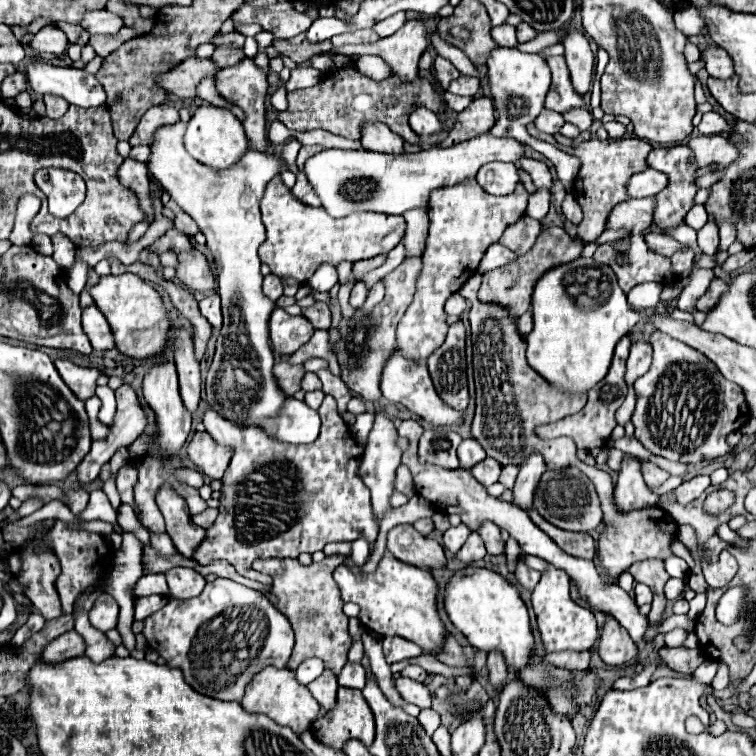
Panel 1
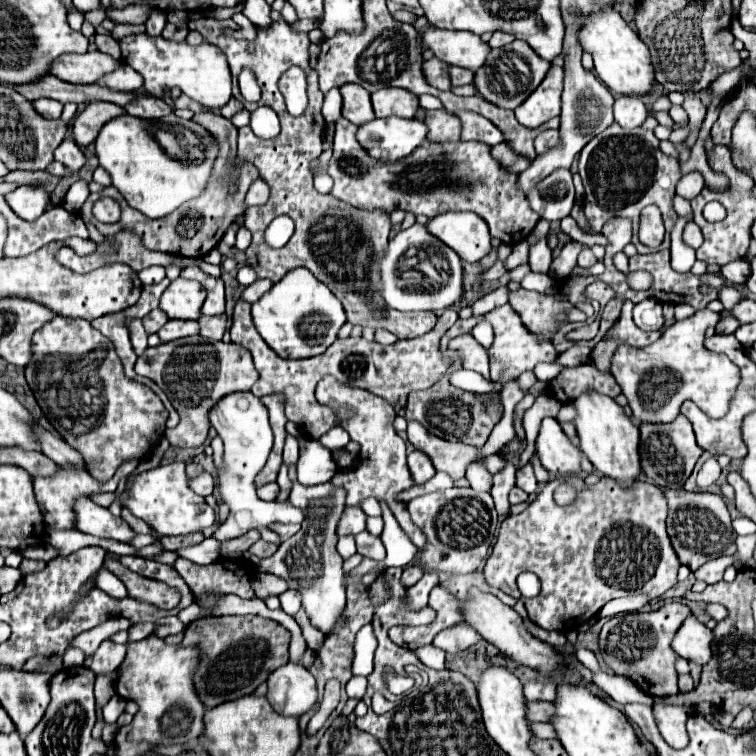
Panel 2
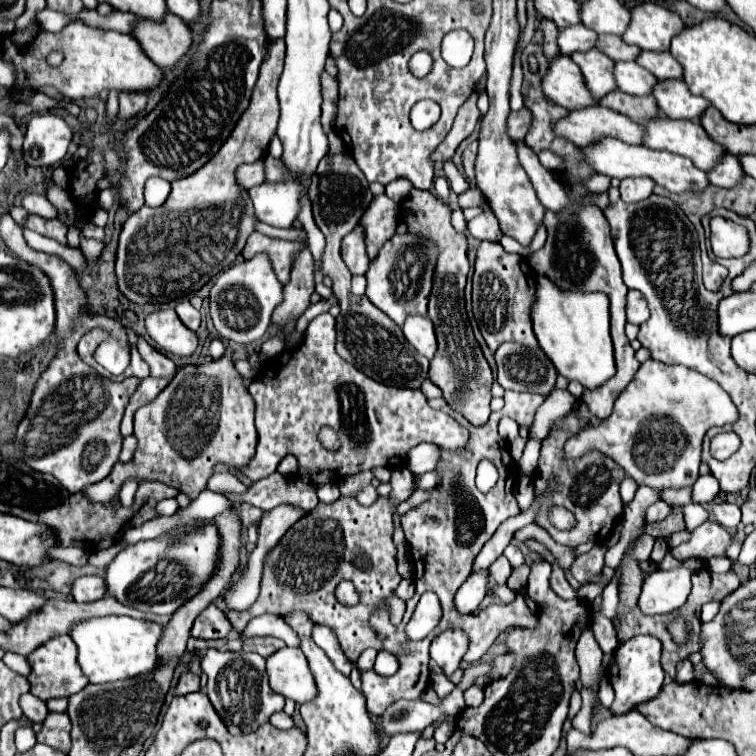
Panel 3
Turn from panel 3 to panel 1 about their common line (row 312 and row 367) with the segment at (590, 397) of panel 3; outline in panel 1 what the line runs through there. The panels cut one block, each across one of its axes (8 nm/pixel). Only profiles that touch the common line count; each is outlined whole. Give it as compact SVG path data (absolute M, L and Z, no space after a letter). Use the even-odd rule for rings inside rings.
M624 336L618 344L616 344L616 352L614 352L614 360L612 360L612 366L610 366L610 372L606 374L606 378L594 386L590 392L588 392L588 402L586 406L568 416L568 418L562 418L558 422L552 422L552 424L544 424L544 426L538 426L536 428L536 434L540 438L556 438L556 436L568 436L576 442L578 448L584 448L584 450L592 450L592 448L598 448L598 446L604 446L606 440L610 438L614 426L616 426L616 410L620 408L620 404L624 402L626 398L626 384L624 384L624 372L626 372L626 358L628 358L628 352L630 352L630 338Z

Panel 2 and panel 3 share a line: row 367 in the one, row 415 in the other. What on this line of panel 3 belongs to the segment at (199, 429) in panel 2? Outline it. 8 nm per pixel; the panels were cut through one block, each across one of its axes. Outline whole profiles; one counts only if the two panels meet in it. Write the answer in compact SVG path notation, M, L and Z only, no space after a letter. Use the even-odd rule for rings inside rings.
M222 356L218 360L212 360L210 364L200 366L182 366L178 374L172 378L172 382L152 400L150 404L142 406L134 416L134 436L138 438L138 448L134 458L124 464L116 462L112 472L96 482L84 488L84 496L92 502L104 502L112 500L114 488L120 488L124 480L136 478L138 484L143 481L159 481L184 492L190 500L194 500L200 492L206 490L206 484L210 476L214 474L214 468L218 464L228 466L234 474L242 474L242 470L248 466L248 460L252 460L256 450L256 428L254 428L254 400L248 394L242 376L236 372L232 360L228 356Z

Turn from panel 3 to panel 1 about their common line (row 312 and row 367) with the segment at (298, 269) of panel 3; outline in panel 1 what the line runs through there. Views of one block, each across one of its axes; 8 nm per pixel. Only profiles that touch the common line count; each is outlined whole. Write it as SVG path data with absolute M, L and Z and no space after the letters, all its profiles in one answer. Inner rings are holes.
M278 362L274 366L274 378L278 382L280 392L284 392L286 398L296 394L300 390L300 380L304 376L304 366L292 366L288 362Z

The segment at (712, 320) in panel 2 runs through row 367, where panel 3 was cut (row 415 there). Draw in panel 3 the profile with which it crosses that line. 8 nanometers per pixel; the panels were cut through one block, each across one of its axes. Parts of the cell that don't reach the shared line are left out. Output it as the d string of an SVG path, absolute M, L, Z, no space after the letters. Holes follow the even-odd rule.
M646 360L636 372L634 380L624 388L614 404L614 412L610 418L602 420L598 426L584 428L578 436L566 440L562 458L578 460L580 456L598 450L620 464L626 476L634 478L638 484L652 488L682 488L692 486L698 478L700 454L702 454L702 438L710 426L724 426L736 420L736 406L730 396L716 384L714 380L686 368L686 366L668 366L656 360Z

